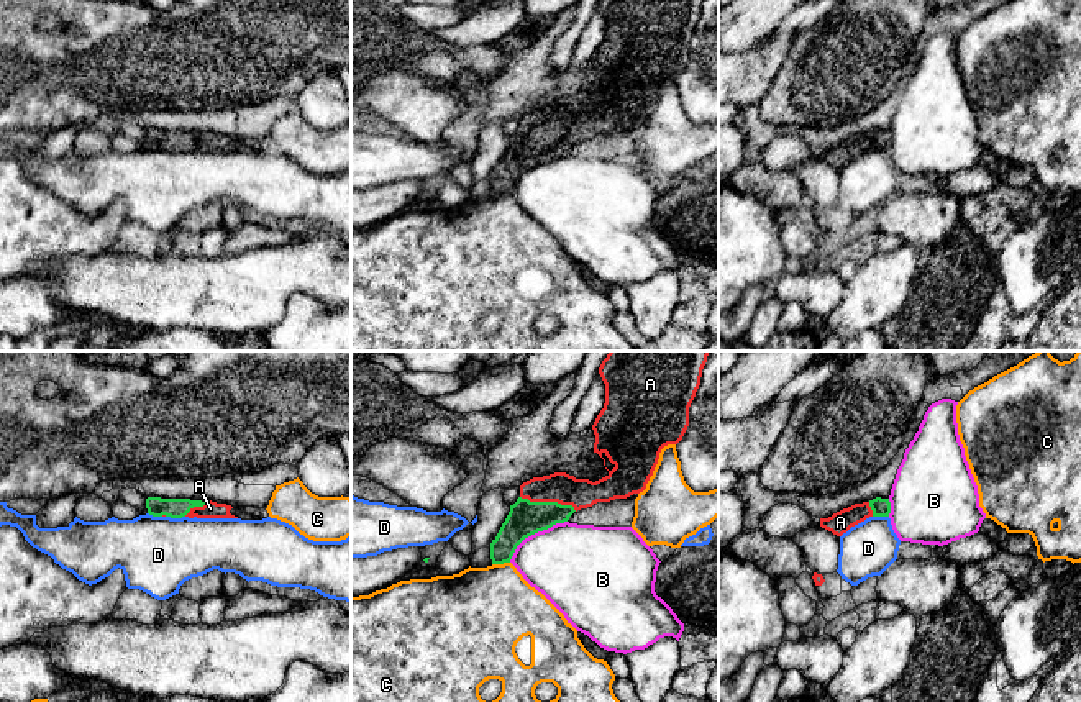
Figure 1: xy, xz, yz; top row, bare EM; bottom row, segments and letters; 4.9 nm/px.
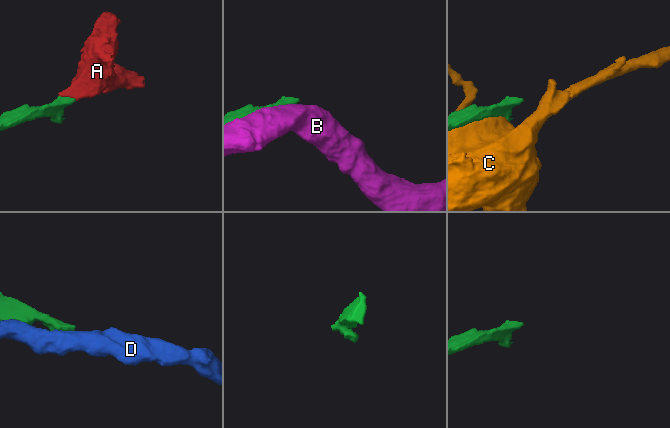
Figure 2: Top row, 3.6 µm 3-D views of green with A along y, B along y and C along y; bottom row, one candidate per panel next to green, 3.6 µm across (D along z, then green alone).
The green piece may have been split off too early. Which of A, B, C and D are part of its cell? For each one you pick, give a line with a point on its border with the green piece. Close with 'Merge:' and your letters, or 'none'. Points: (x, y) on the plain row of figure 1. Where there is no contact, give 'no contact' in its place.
A: contact xz (548, 135)
Merge: A

